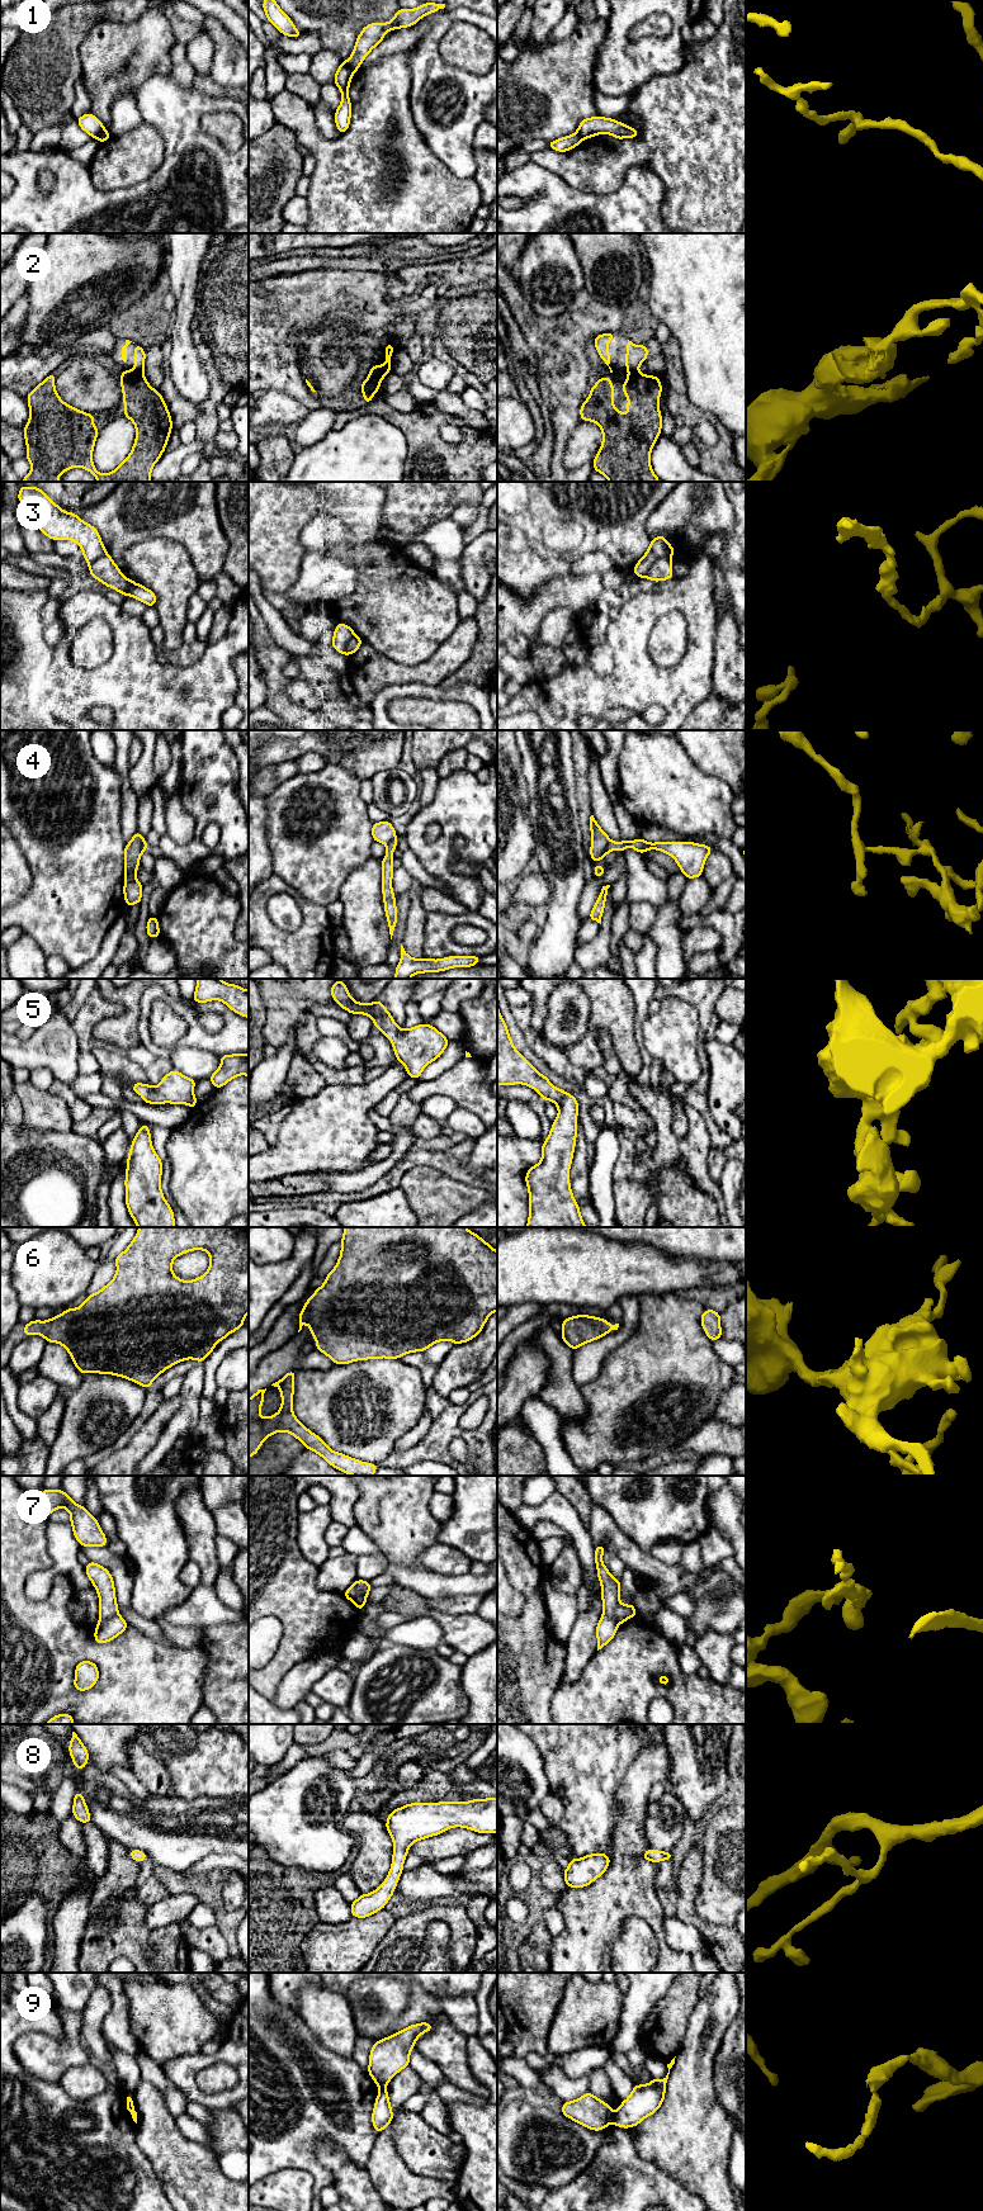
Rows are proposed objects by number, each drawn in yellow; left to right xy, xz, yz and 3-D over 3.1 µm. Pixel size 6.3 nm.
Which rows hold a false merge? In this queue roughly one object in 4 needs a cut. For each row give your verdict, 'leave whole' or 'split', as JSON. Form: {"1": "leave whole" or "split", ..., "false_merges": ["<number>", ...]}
{"1": "split", "2": "split", "3": "split", "4": "split", "5": "leave whole", "6": "leave whole", "7": "split", "8": "leave whole", "9": "split", "false_merges": ["1", "2", "3", "4", "7", "9"]}

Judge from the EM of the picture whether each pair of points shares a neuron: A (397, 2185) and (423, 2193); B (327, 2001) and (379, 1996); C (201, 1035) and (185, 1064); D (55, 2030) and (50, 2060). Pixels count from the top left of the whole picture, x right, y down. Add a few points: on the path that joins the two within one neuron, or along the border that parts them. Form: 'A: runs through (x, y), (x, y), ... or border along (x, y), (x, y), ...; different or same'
A: runs through (403, 2190), (416, 2191); same
B: border along (343, 1993), (357, 2027); different
C: border along (220, 1055), (201, 1049), (178, 1047), (169, 1059); different
D: border along (64, 2027), (60, 2037), (37, 2031), (24, 2034); different

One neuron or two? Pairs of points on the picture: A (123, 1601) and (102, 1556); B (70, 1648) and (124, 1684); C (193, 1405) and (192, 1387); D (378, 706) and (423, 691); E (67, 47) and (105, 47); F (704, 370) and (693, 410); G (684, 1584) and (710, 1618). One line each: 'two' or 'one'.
A: one
B: one
C: one
D: one
E: two
F: two
G: two

